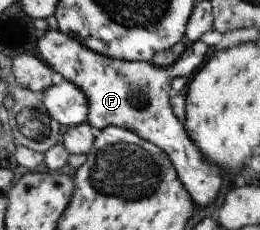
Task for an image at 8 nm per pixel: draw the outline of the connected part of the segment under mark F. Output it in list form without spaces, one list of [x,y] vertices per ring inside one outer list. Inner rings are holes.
[[[59,29],[46,30],[37,44],[43,61],[86,94],[89,103],[88,124],[97,128],[97,131],[108,126],[123,127],[162,148],[173,163],[178,179],[190,191],[195,213],[215,202],[222,187],[220,169],[214,164],[209,165],[200,148],[187,134],[183,121],[174,115],[170,95],[172,80],[196,73],[212,51],[209,45],[201,40],[188,42],[186,49],[171,65],[159,67],[151,60],[130,61],[99,54],[82,45],[80,40],[62,34]]]

